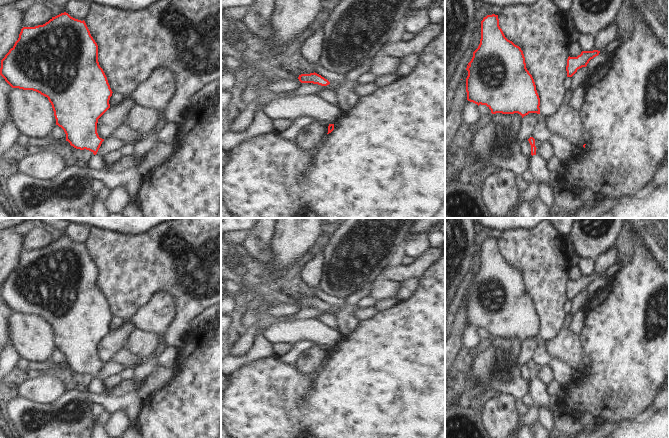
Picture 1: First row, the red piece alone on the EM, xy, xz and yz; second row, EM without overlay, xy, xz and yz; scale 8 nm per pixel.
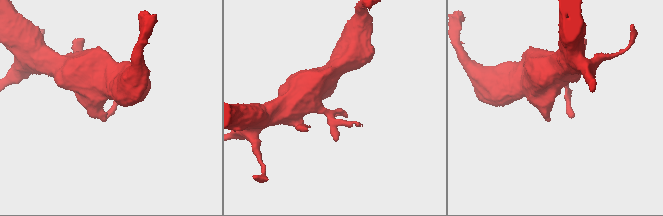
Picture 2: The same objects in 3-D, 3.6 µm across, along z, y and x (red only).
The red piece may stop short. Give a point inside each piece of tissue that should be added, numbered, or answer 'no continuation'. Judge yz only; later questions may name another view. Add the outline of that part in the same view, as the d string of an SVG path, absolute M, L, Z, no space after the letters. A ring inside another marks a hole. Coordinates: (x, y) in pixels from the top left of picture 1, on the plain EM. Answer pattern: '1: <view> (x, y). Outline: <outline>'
1: yz (537, 390). Outline: M533 379L529 388L529 393L533 399L534 405L538 407L545 406L549 403L547 386L538 379Z

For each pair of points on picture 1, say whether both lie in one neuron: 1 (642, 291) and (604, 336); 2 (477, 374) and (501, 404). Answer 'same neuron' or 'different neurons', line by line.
1: same neuron
2: different neurons

